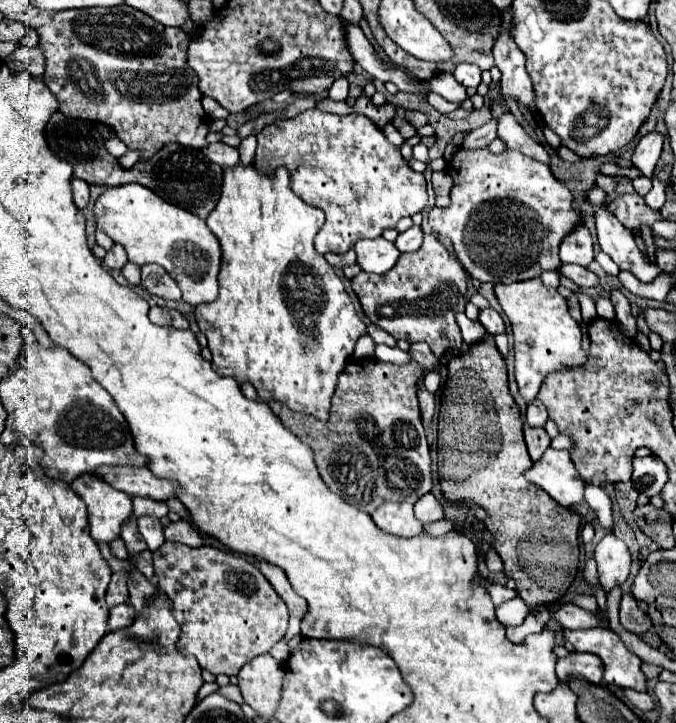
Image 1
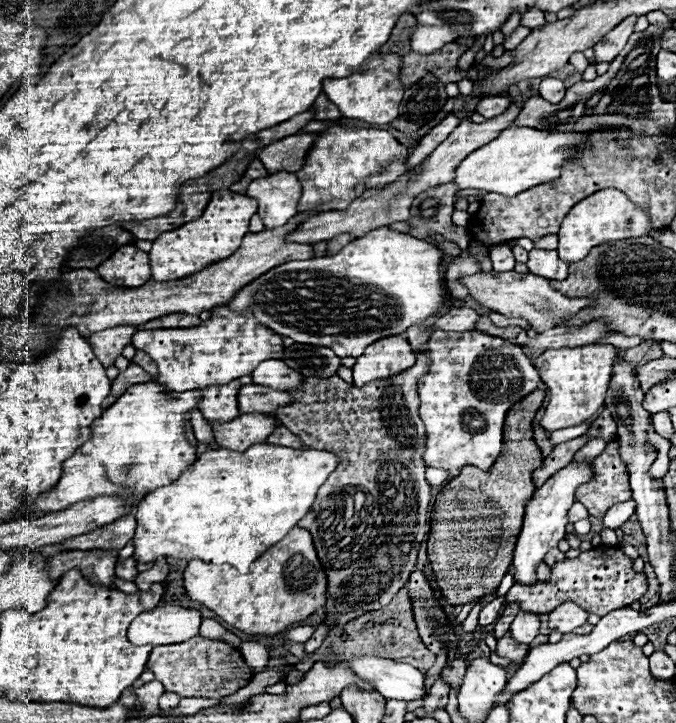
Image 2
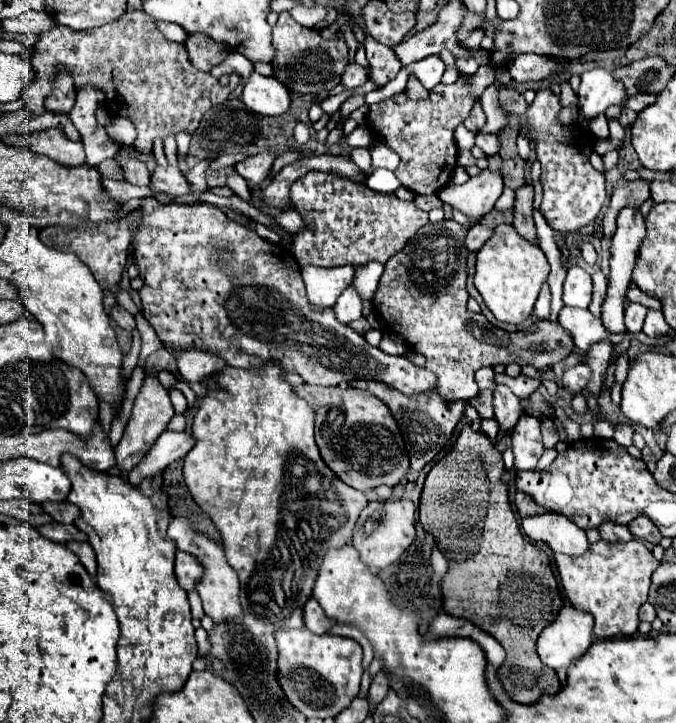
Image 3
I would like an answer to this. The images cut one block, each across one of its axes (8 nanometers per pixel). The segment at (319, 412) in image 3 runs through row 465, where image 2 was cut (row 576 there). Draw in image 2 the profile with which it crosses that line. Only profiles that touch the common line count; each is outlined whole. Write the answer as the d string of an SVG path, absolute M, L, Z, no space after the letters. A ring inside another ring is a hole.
M418 354L416 364L406 372L382 380L372 380L362 388L356 388L338 376L304 378L298 388L286 390L292 396L292 402L276 408L278 422L284 424L294 436L298 436L302 446L328 450L340 460L338 468L320 486L310 512L298 522L298 526L312 534L318 560L326 570L328 600L324 606L324 624L328 626L342 626L366 612L384 608L408 582L416 566L420 542L430 530L432 494L430 484L424 478L426 464L422 456L426 452L426 432L422 420L418 420L418 382L424 374L428 374L428 368L430 358L426 354Z

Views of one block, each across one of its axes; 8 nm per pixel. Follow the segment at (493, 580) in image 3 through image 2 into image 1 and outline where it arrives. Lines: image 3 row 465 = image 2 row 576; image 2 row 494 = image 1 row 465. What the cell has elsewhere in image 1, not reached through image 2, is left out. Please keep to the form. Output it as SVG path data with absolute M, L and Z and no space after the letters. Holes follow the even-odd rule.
M488 334L484 342L472 346L466 354L462 352L460 356L450 358L448 362L448 382L442 392L438 416L438 478L442 494L450 504L468 504L468 500L474 500L474 504L488 514L484 524L494 538L494 550L504 562L504 574L516 582L516 594L526 602L526 606L536 610L538 606L548 606L560 600L576 576L580 554L578 530L582 516L558 506L558 502L554 502L546 492L530 484L524 478L524 470L530 466L532 460L522 436L520 410L508 390L506 362L496 350L494 338Z

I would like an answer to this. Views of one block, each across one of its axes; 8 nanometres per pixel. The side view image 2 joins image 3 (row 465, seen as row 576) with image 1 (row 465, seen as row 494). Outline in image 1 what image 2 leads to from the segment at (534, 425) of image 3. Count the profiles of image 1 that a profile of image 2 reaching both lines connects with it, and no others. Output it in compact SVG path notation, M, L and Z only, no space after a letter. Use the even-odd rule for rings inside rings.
M548 448L546 454L526 470L524 478L546 494L550 494L560 506L570 508L574 504L584 504L586 482L576 472L570 452Z

